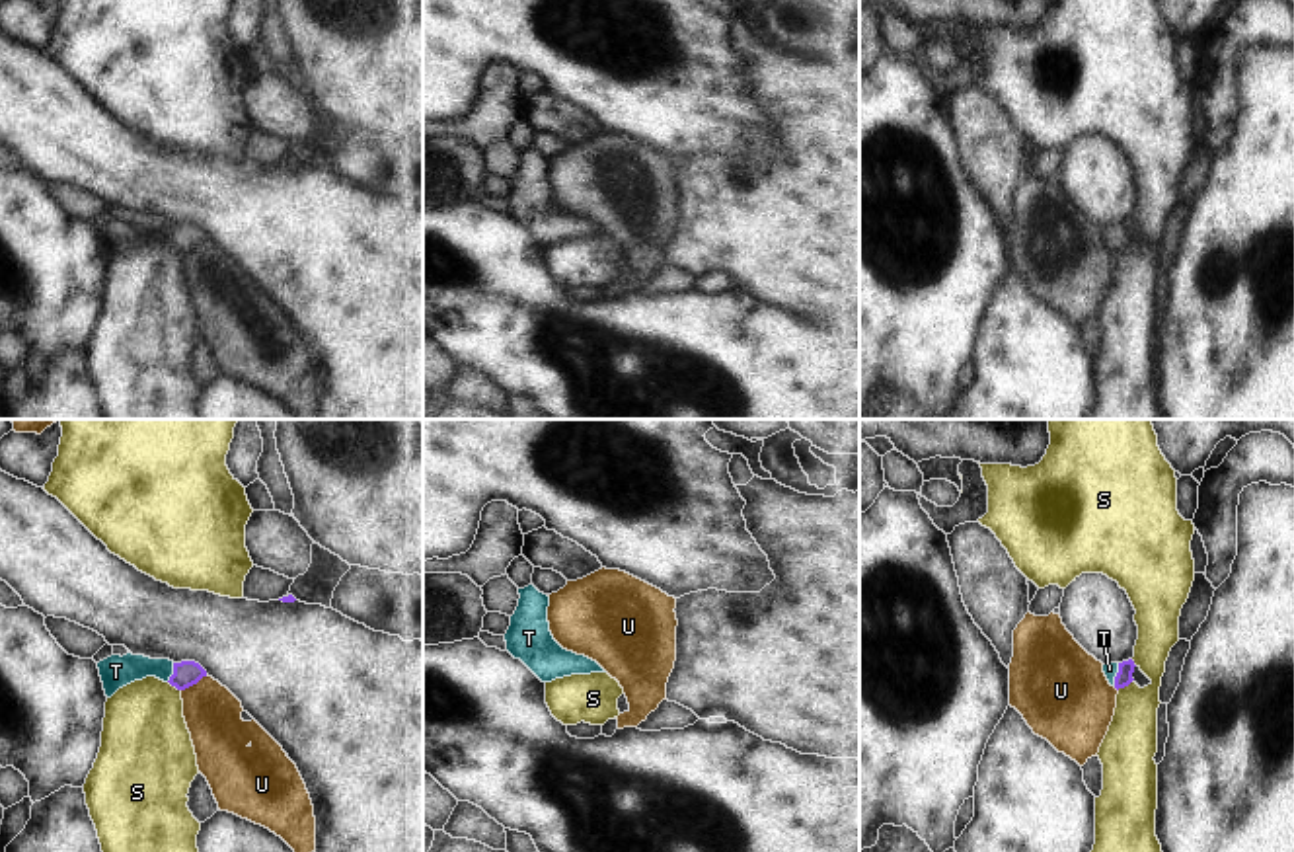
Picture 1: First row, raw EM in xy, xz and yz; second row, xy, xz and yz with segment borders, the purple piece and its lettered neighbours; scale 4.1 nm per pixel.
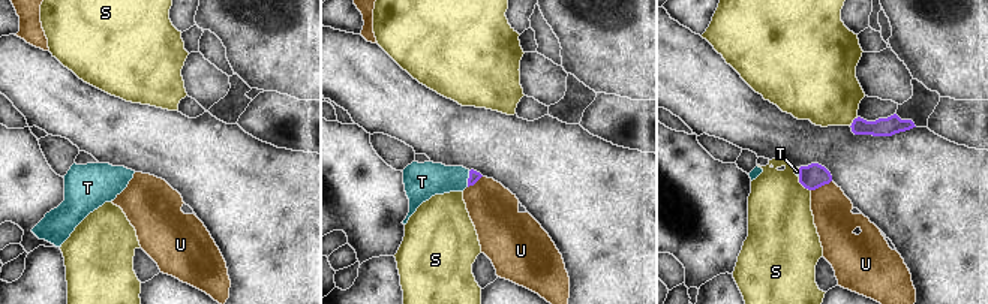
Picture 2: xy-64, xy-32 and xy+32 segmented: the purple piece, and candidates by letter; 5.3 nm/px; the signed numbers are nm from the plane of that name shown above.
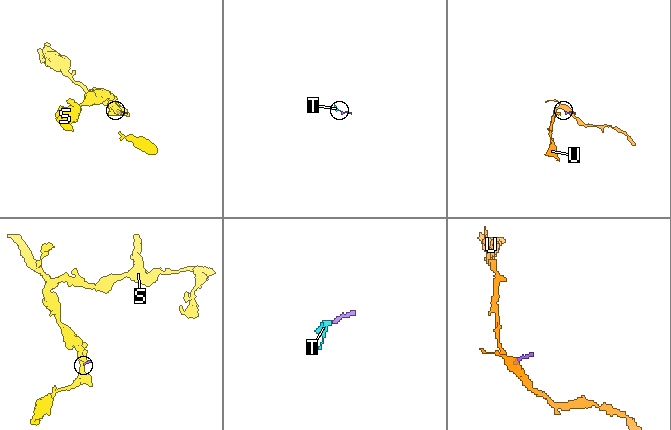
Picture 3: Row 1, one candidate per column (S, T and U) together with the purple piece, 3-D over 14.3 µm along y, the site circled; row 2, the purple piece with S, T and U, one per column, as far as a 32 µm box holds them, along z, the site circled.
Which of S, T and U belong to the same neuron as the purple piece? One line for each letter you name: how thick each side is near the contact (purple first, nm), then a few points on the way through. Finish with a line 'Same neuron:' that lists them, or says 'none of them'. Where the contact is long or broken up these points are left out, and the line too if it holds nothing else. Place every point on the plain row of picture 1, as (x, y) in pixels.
T: Thickness 70 nm (purple) against 60 nm. Path across: yz (1123, 240), (1117, 238), (1109, 232)
Same neuron: T.

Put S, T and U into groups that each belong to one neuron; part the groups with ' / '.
S / T / U

